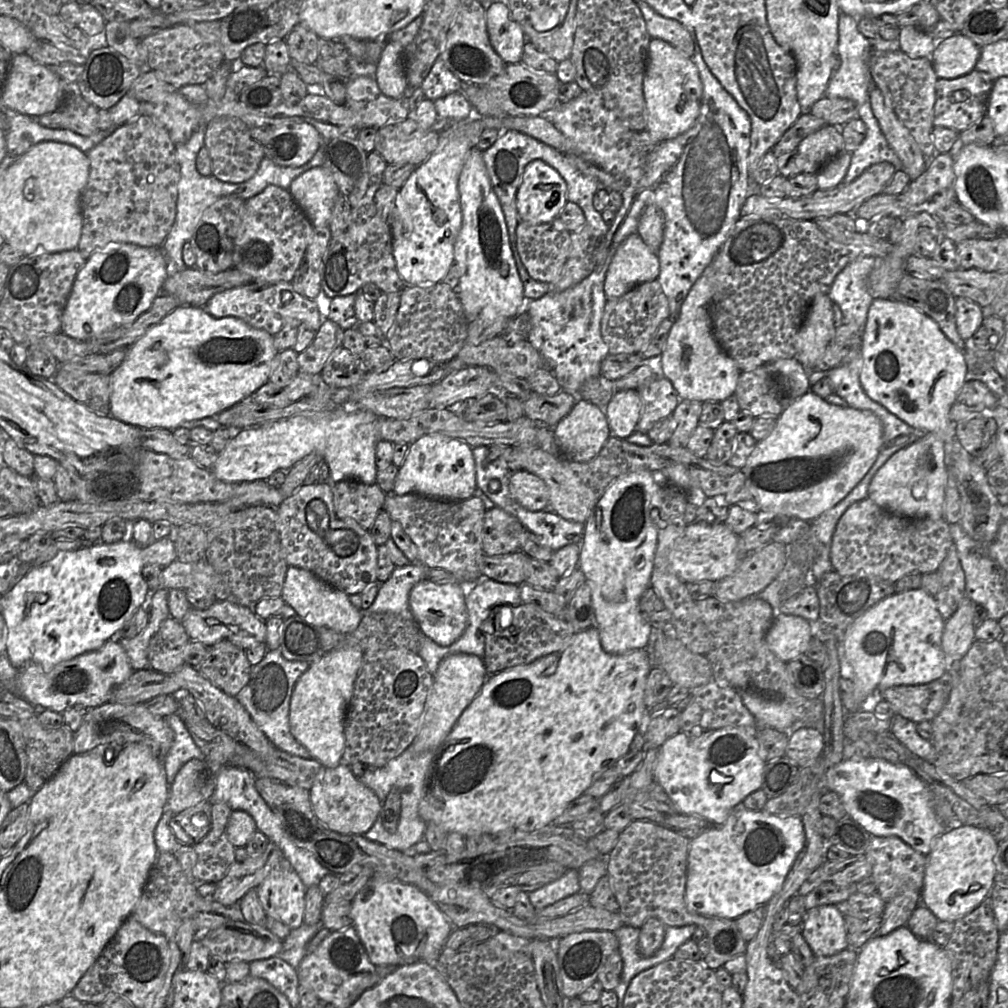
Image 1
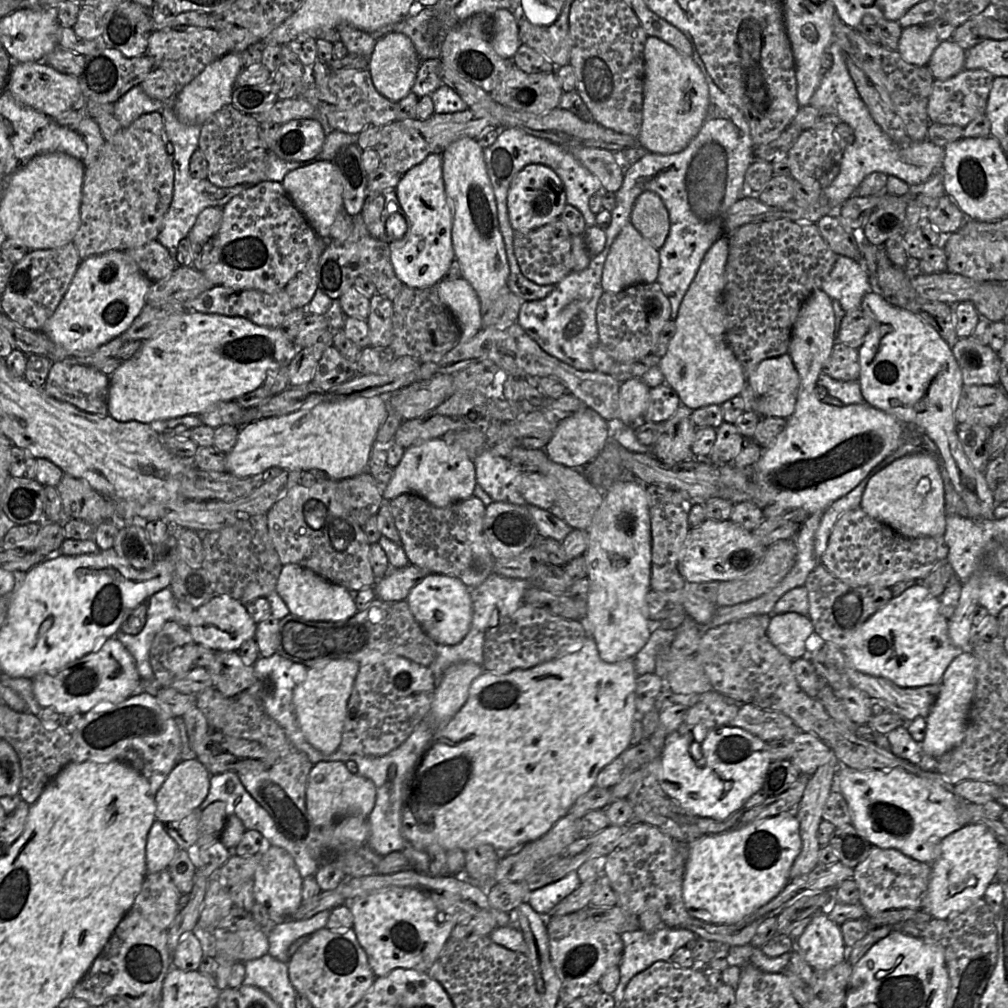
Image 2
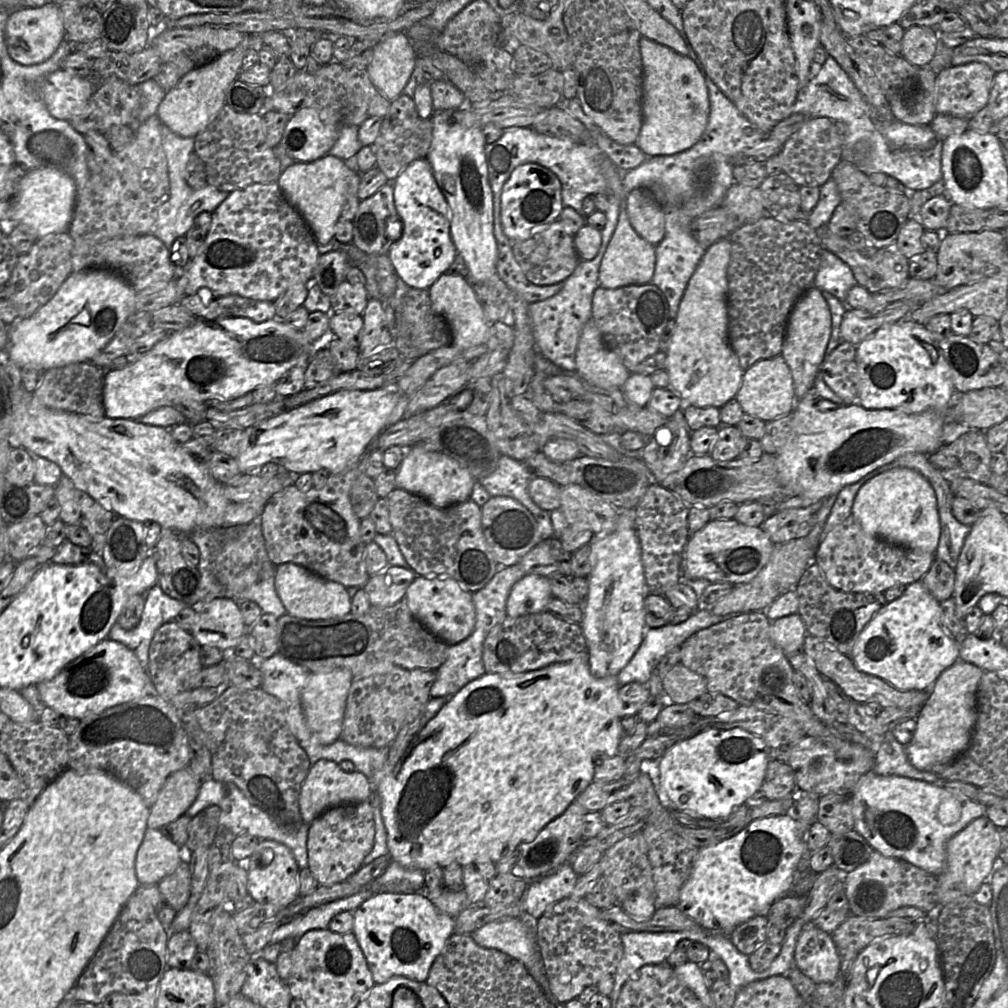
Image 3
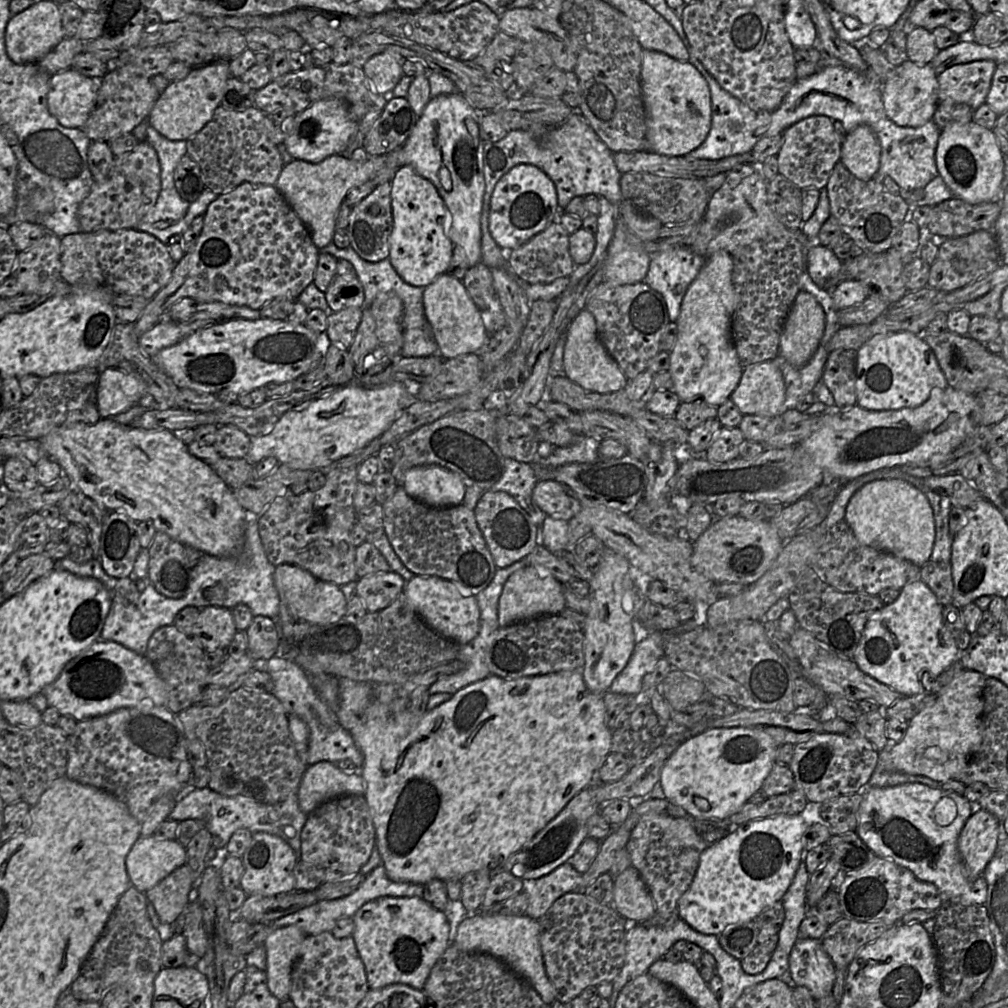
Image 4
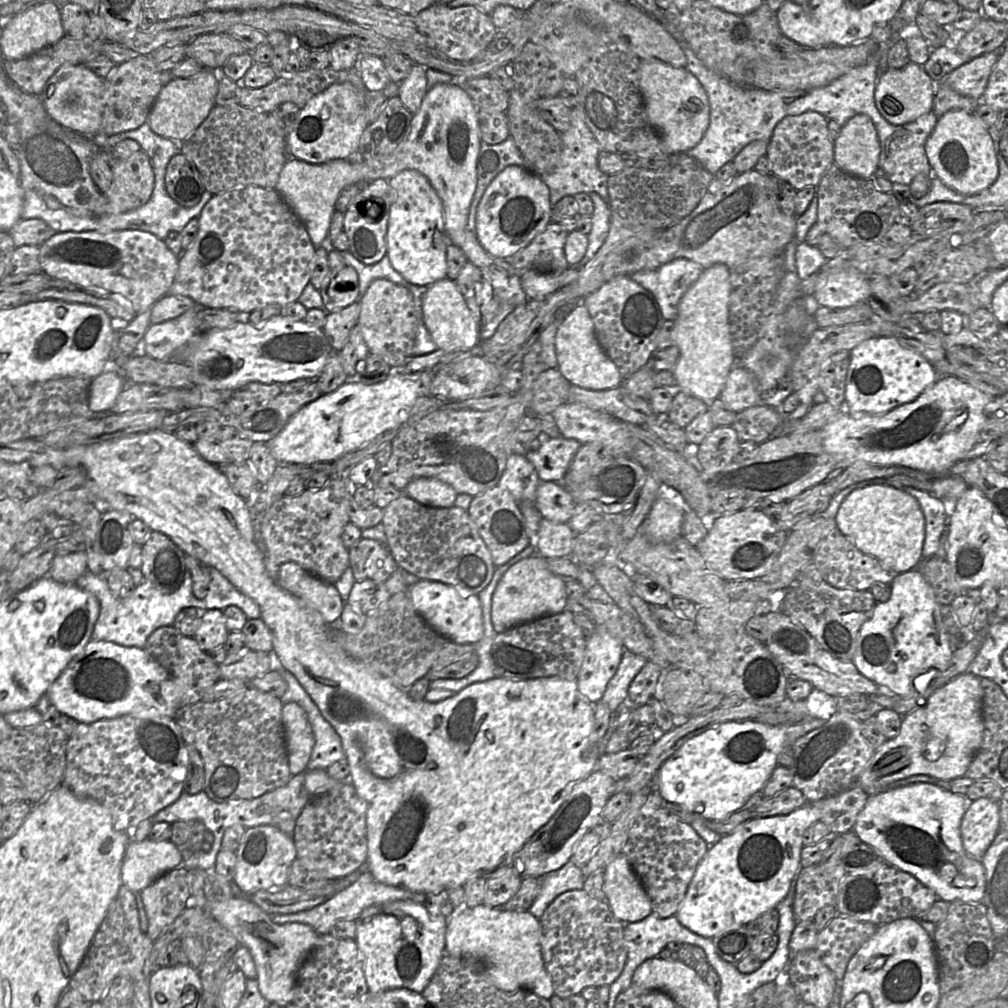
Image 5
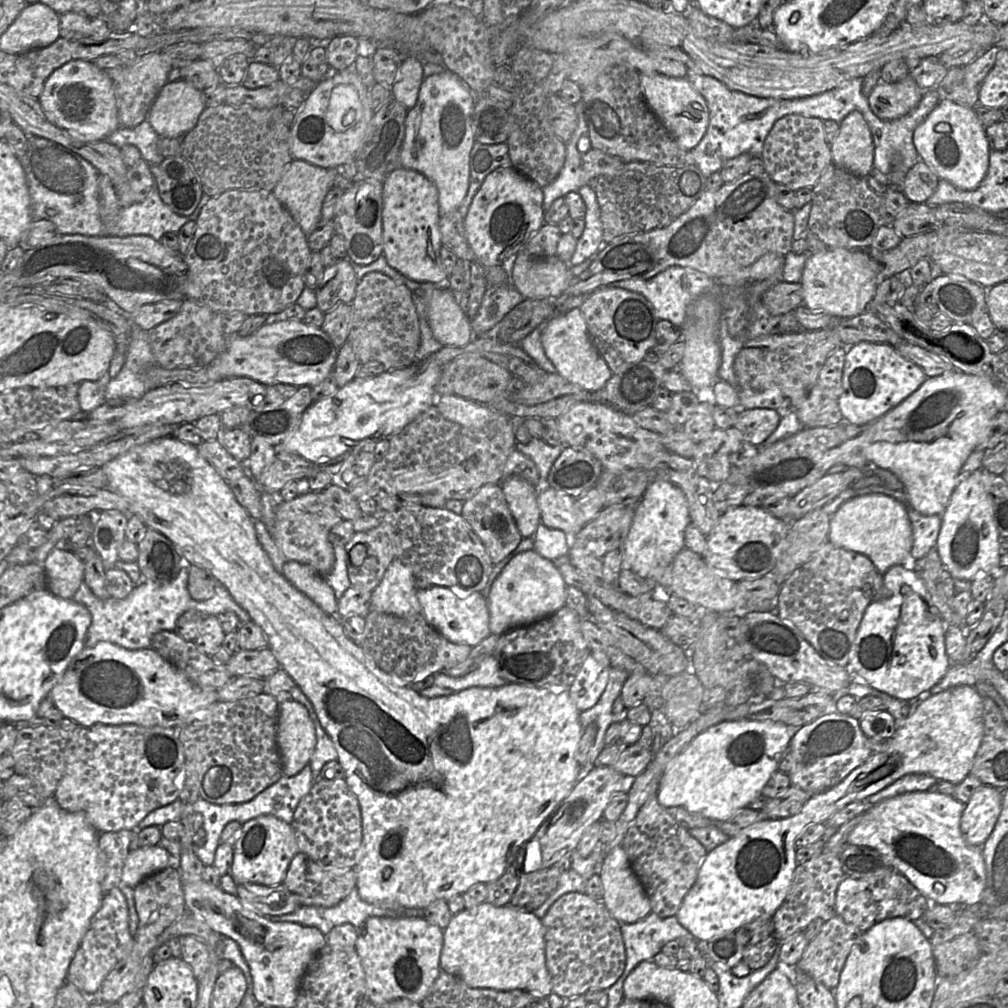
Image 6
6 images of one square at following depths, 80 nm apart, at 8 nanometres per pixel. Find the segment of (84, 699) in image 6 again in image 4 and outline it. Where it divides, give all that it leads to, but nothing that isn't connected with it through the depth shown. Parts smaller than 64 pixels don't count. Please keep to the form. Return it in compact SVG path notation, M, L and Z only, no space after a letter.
M102 639L94 641L71 659L56 680L46 685L41 693L45 695L48 707L54 707L63 716L72 716L78 722L140 704L167 706L165 684L146 655L139 655L117 642Z

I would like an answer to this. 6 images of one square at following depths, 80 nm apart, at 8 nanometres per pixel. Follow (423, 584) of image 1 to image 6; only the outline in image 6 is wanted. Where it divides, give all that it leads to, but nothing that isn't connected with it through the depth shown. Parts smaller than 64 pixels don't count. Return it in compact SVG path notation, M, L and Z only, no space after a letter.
M433 585L427 589L418 589L417 598L425 620L450 642L473 648L492 634L489 627L487 598L481 592L463 597L458 590Z

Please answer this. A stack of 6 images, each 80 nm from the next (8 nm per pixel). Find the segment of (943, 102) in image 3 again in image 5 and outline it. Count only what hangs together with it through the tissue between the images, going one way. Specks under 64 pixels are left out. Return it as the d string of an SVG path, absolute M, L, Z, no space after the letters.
M998 51L975 57L949 73L943 83L962 96L981 101L998 58Z

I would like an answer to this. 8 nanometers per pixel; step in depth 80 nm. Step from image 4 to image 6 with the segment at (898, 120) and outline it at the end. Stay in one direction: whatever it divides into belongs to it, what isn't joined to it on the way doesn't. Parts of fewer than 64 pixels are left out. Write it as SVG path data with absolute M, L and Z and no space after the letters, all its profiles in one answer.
M907 75L904 80L897 83L886 83L881 79L868 96L871 110L882 120L894 120L909 114L920 103L925 90L921 89L916 81Z

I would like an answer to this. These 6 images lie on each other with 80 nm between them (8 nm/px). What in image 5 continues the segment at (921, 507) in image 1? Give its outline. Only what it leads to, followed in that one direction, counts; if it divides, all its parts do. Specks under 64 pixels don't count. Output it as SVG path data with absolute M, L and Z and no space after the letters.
M882 484L869 485L855 490L841 504L835 522L844 536L863 553L877 559L885 570L902 573L917 569L923 561L925 516L918 500L903 490Z

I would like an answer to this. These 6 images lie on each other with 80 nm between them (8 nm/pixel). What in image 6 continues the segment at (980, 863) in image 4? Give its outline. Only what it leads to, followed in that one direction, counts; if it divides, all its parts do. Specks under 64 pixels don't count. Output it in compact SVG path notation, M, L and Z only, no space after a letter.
M982 785L965 804L960 829L965 840L982 847L993 832L1003 804L1003 792L990 785Z

